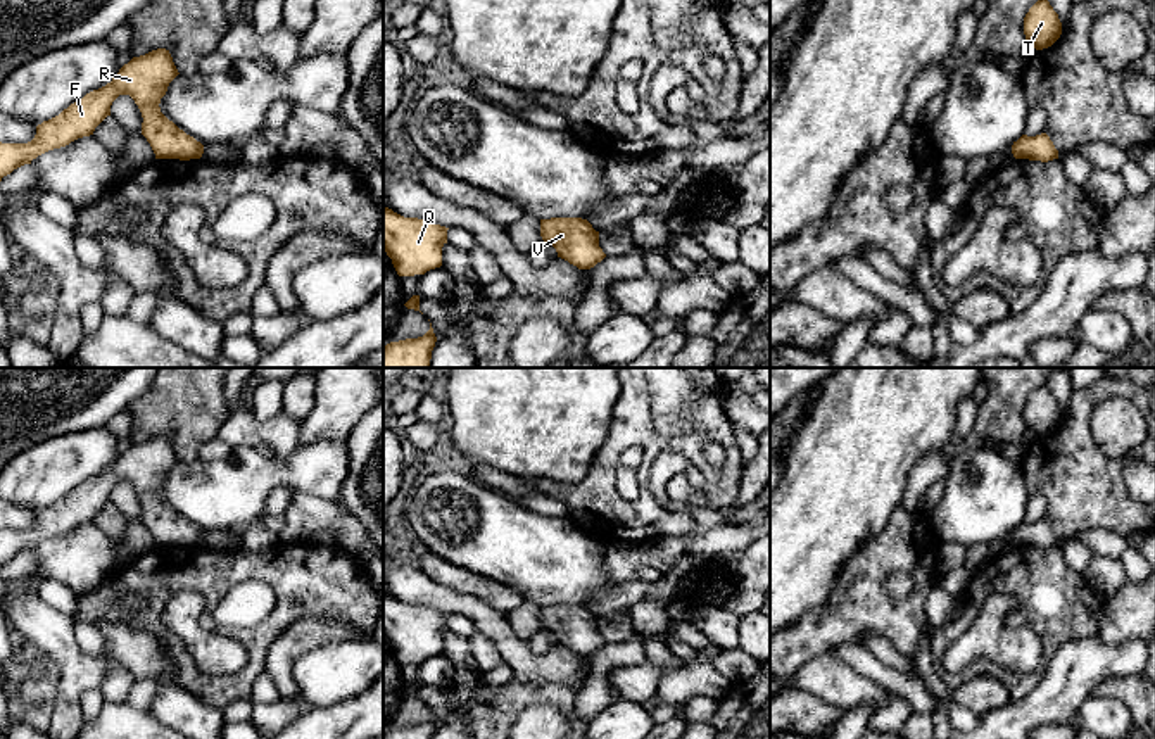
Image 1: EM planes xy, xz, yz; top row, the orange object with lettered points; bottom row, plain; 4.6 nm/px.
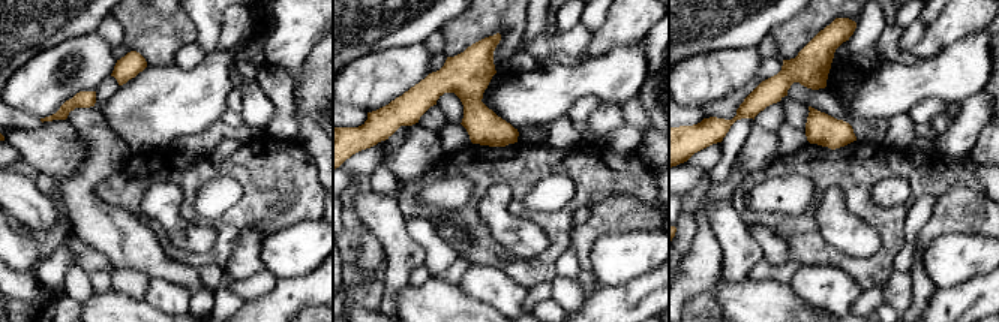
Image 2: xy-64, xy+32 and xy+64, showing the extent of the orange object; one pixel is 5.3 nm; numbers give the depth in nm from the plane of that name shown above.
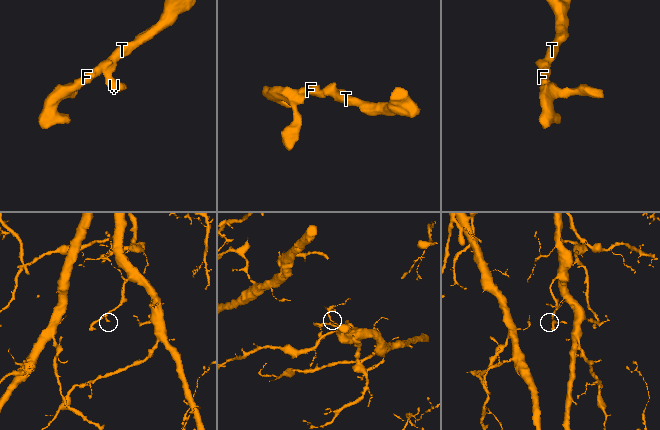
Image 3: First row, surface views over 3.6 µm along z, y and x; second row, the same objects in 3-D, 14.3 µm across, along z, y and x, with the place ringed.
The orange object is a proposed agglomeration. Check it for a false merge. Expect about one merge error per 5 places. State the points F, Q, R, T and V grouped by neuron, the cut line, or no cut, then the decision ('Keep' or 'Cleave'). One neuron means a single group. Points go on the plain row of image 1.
Groups: F Q R T V. No split. Keep

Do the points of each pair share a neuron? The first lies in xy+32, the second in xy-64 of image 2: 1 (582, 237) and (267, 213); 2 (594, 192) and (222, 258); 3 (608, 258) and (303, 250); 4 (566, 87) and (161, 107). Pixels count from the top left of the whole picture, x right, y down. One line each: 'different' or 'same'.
1: different
2: same
3: same
4: same

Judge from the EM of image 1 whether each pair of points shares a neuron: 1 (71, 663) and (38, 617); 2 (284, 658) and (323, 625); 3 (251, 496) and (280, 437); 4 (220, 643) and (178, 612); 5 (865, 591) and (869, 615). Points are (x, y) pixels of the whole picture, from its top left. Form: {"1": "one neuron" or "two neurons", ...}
{"1": "one neuron", "2": "one neuron", "3": "two neurons", "4": "one neuron", "5": "one neuron"}

